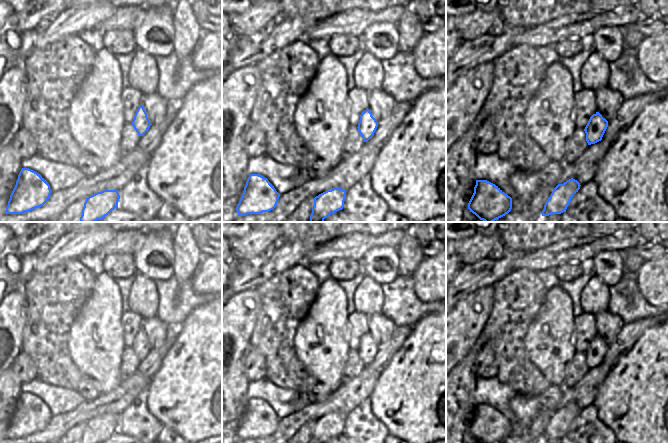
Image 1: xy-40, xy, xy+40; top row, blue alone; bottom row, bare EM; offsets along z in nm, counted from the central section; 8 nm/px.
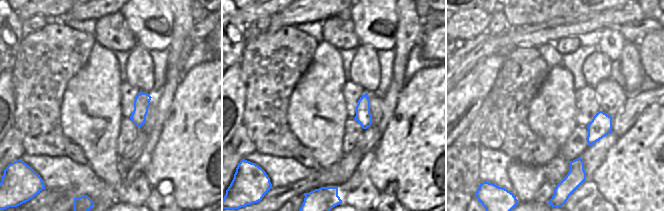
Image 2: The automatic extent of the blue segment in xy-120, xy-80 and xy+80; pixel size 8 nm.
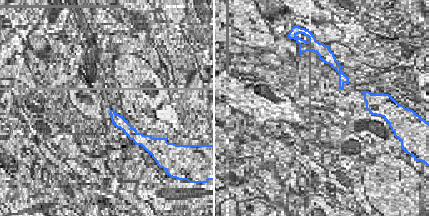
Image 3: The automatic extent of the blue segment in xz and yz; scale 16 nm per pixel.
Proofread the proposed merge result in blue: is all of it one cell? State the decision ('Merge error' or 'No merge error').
Merge error

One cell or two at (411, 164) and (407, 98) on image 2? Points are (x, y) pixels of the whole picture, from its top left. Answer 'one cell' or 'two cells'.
one cell

